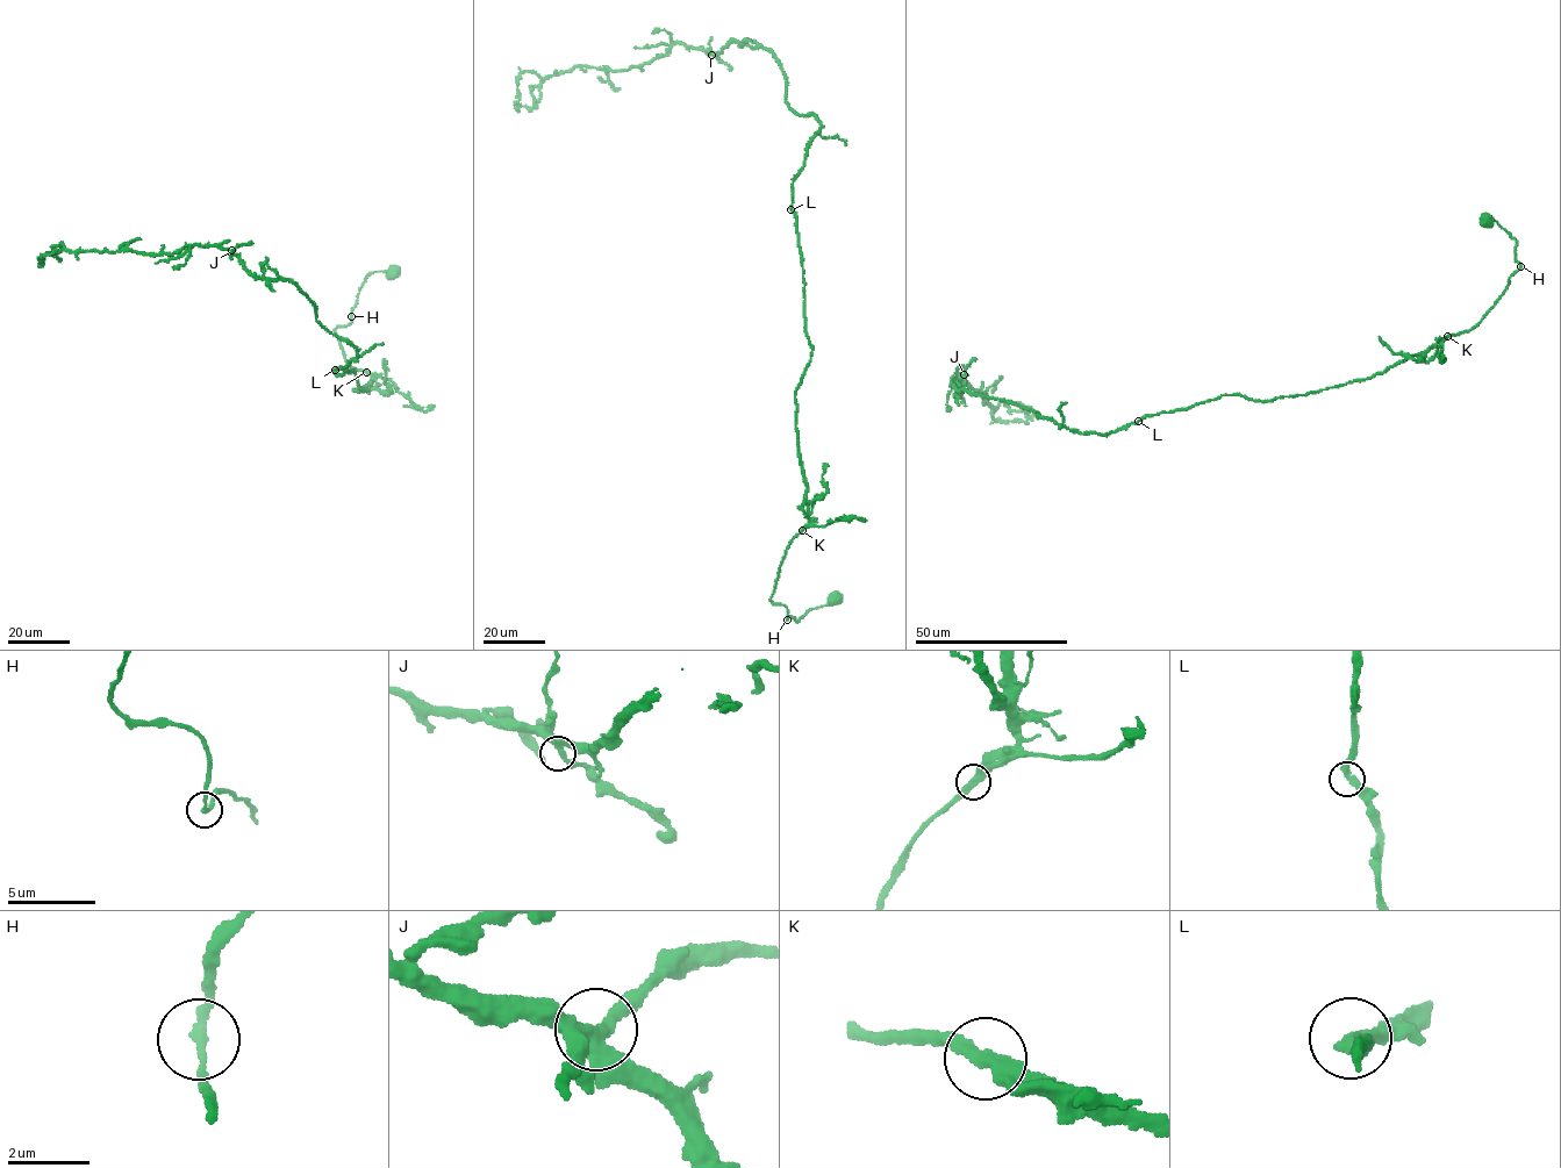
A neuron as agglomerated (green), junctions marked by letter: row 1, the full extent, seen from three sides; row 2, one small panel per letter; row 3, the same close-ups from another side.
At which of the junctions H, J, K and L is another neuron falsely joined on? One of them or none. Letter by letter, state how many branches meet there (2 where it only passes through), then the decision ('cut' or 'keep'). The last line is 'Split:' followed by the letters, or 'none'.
H: 2 branches meet; keep
J: 3 branches meet; keep
K: 2 branches meet; keep
L: 2 branches meet; keep
Split: none

